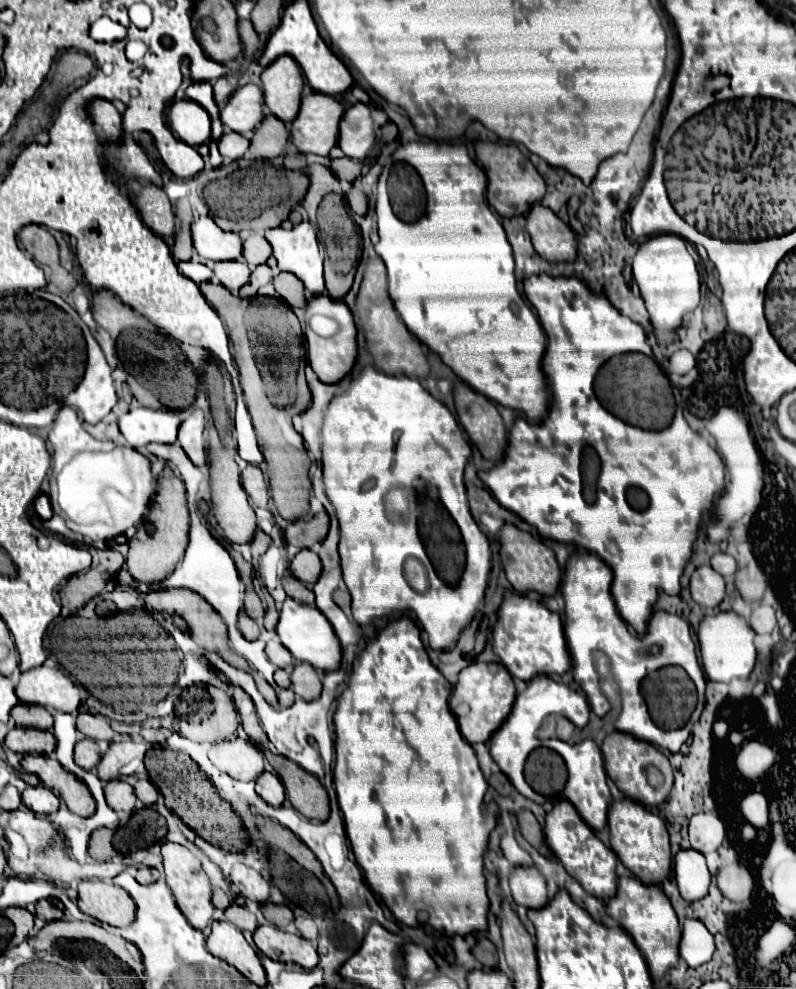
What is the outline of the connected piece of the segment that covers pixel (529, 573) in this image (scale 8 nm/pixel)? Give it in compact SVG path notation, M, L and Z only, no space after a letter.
M502 526L500 530L500 558L502 558L502 566L506 572L506 578L510 580L510 584L514 586L516 592L526 592L526 590L534 590L542 596L554 594L554 590L560 586L560 566L554 558L554 552L542 544L538 538L534 538L530 532L524 532L516 526Z

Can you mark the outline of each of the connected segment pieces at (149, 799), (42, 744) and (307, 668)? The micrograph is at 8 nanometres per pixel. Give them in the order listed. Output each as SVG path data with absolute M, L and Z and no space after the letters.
M136 780L134 790L136 790L136 796L146 804L146 807L152 806L158 800L158 788L150 780Z
M14 728L6 734L6 746L14 752L40 752L50 754L56 748L56 740L52 732L38 732L30 728Z
M298 662L290 674L292 690L304 700L316 700L322 692L322 682L314 666Z

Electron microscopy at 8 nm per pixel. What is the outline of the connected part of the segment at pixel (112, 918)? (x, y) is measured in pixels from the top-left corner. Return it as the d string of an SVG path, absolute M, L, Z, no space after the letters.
M102 880L80 882L78 908L110 926L128 926L136 916L136 904L130 894Z

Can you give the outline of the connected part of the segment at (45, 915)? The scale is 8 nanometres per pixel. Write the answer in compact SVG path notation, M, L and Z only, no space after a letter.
M40 900L38 904L36 904L36 916L40 918L40 920L46 920L46 922L50 922L50 920L60 920L62 918L62 910L58 910L54 904L50 904L48 900Z

